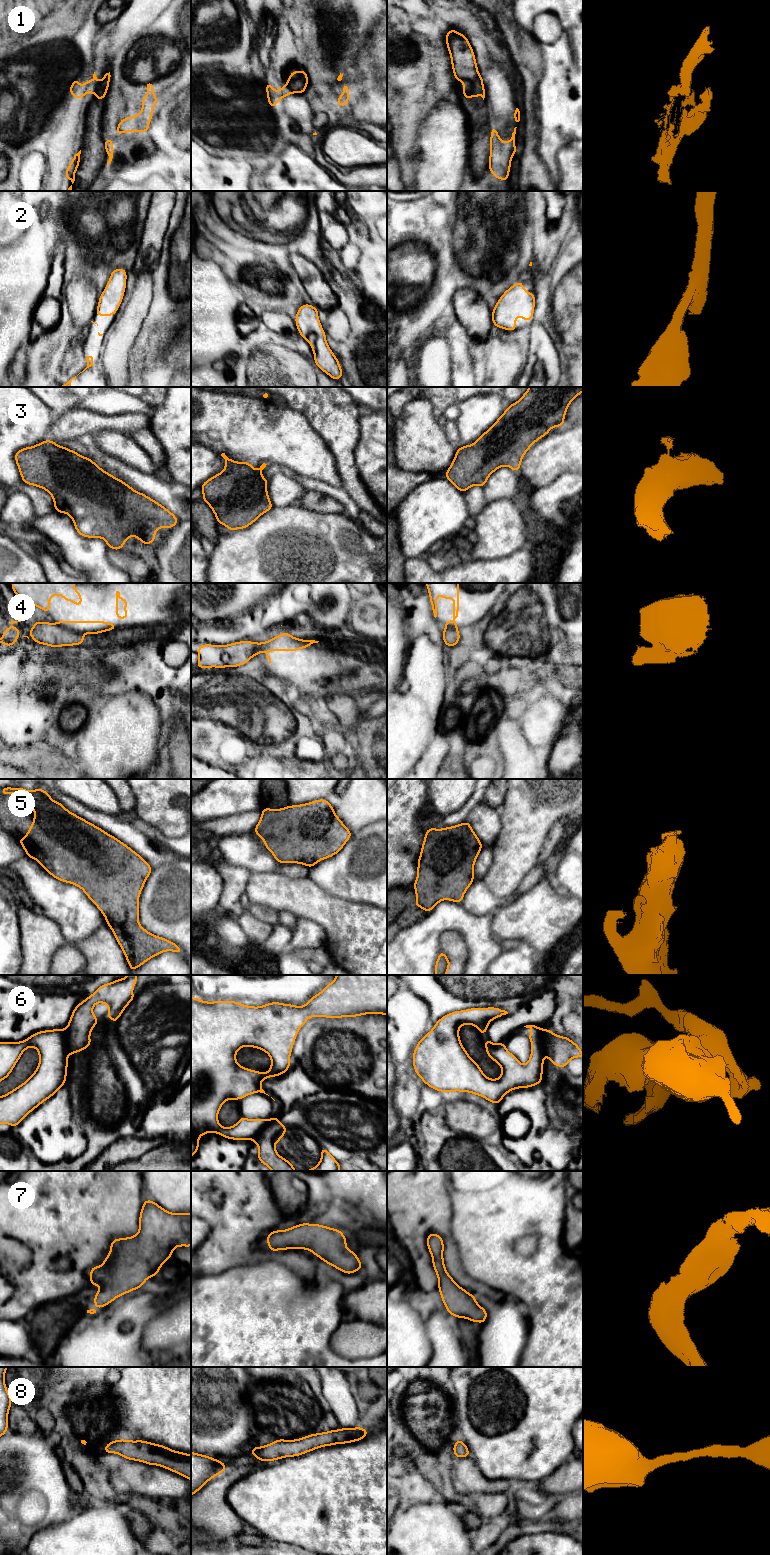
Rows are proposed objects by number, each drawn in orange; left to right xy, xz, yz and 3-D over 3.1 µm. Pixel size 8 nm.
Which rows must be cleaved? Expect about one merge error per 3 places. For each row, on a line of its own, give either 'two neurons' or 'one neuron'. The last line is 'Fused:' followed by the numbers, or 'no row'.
1: two neurons
2: one neuron
3: one neuron
4: two neurons
5: one neuron
6: two neurons
7: one neuron
8: one neuron
Fused: 1, 4, 6

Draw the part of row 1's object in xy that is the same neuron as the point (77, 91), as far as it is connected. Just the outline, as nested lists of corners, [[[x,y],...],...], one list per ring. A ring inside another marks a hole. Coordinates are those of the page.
[[[94,72],[93,79],[86,81],[82,86],[79,85],[78,78],[75,78],[68,90],[73,98],[84,98],[84,95],[87,93],[96,93],[98,85],[98,79]]]

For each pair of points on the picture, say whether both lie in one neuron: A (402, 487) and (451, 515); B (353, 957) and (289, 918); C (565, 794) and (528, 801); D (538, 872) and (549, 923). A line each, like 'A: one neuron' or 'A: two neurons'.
A: two neurons
B: two neurons
C: one neuron
D: two neurons

